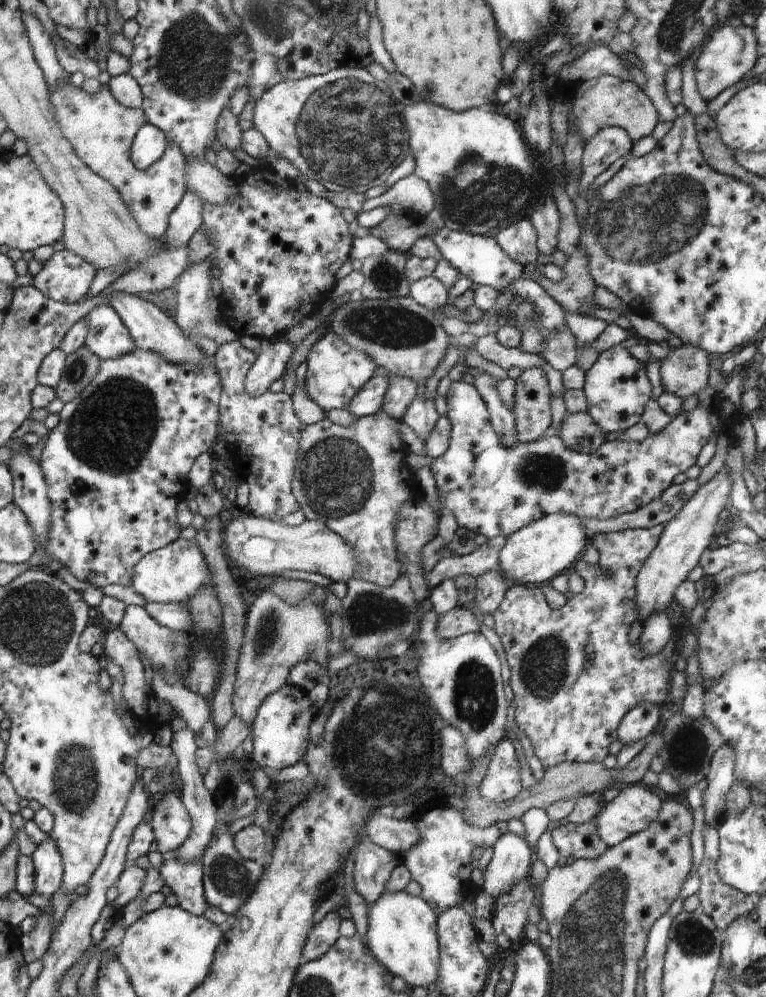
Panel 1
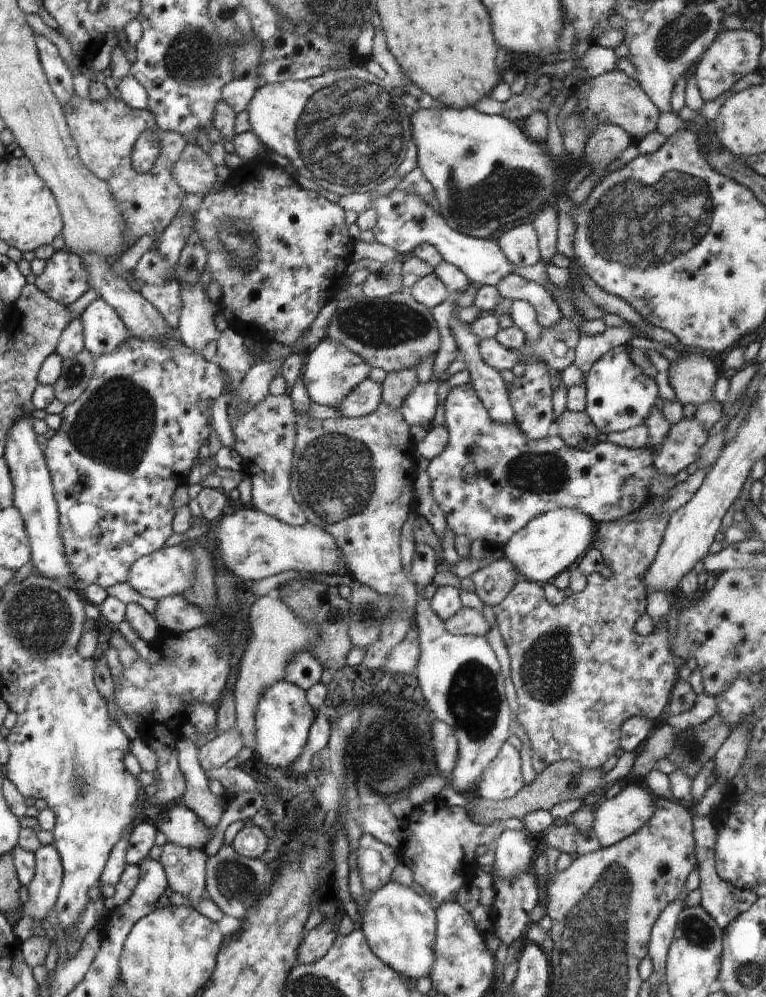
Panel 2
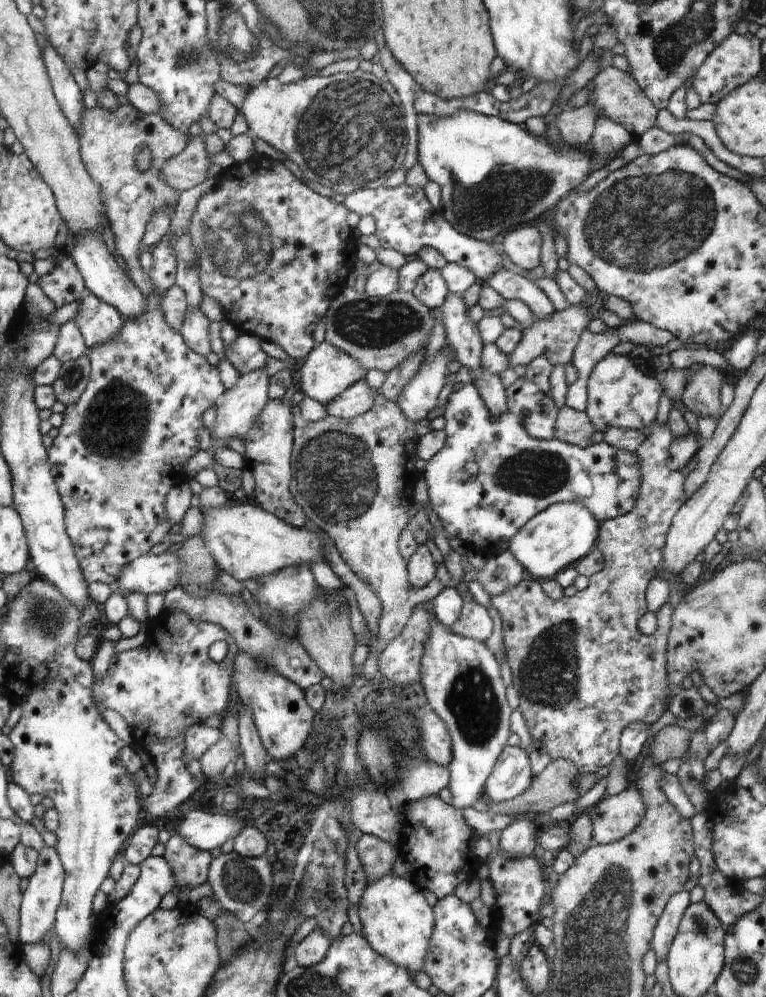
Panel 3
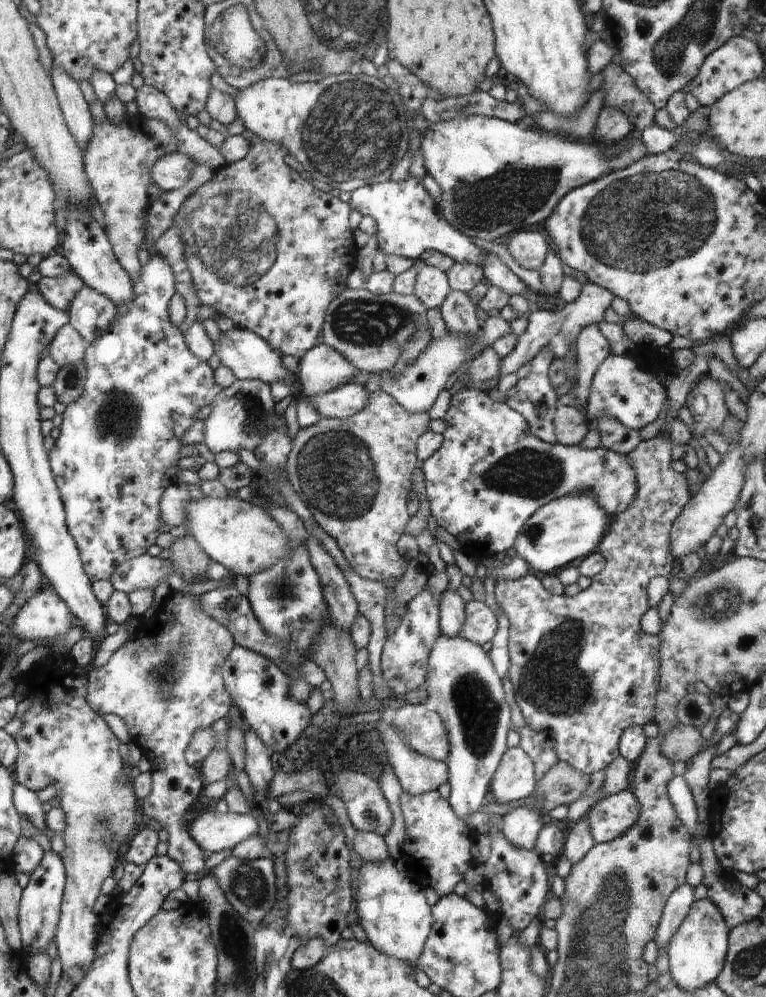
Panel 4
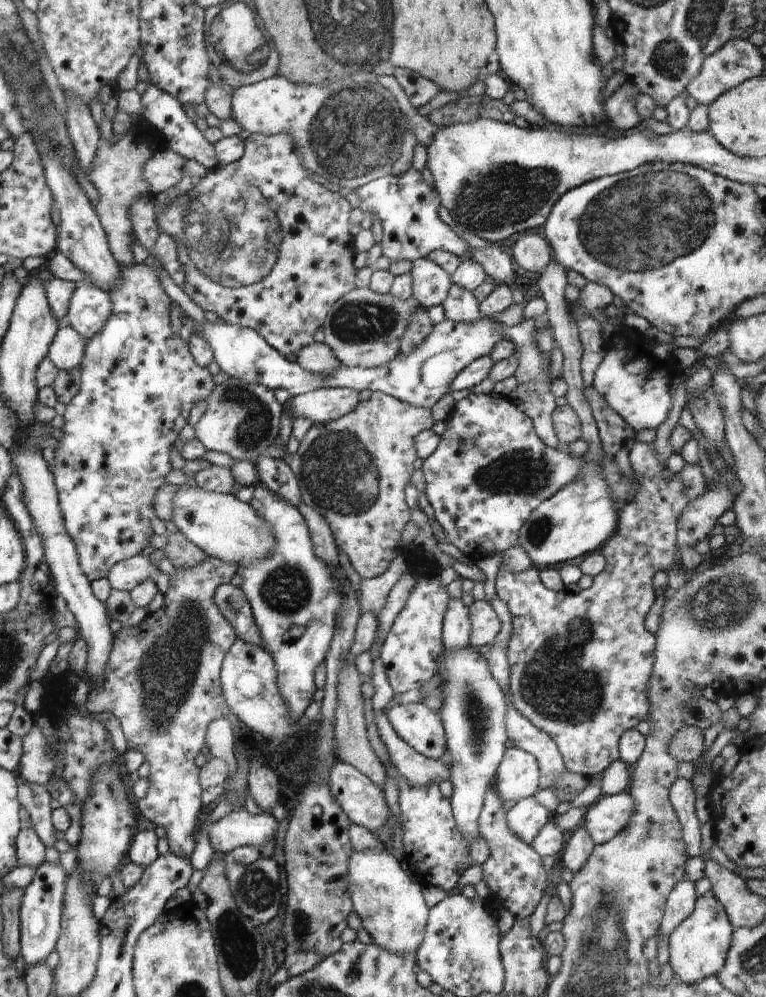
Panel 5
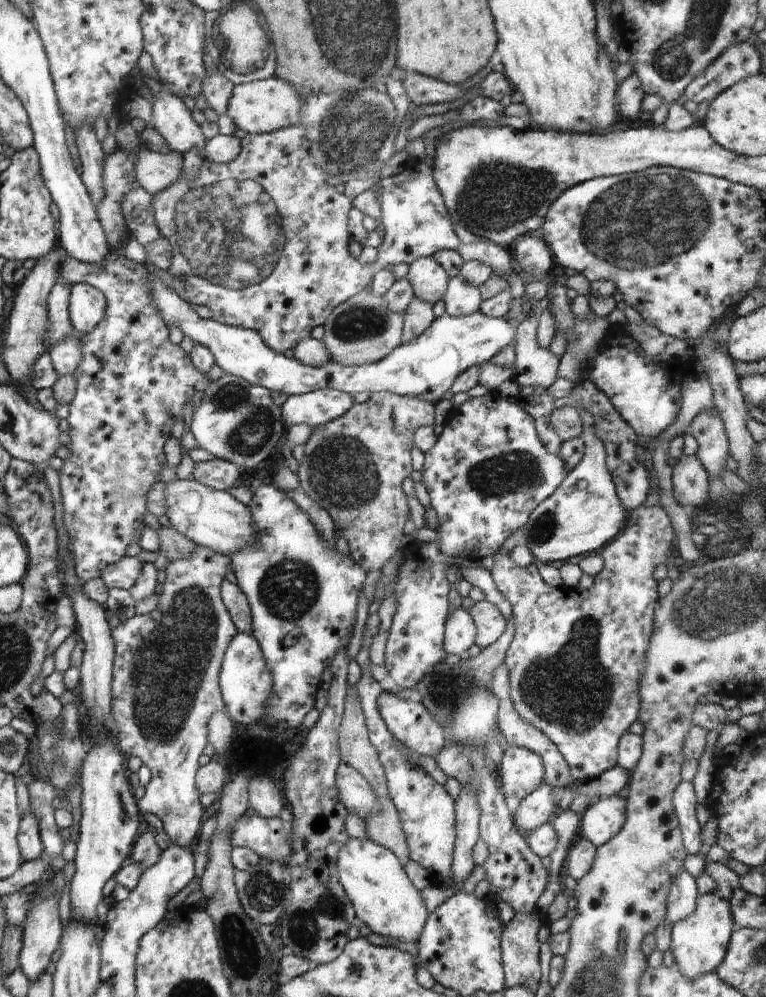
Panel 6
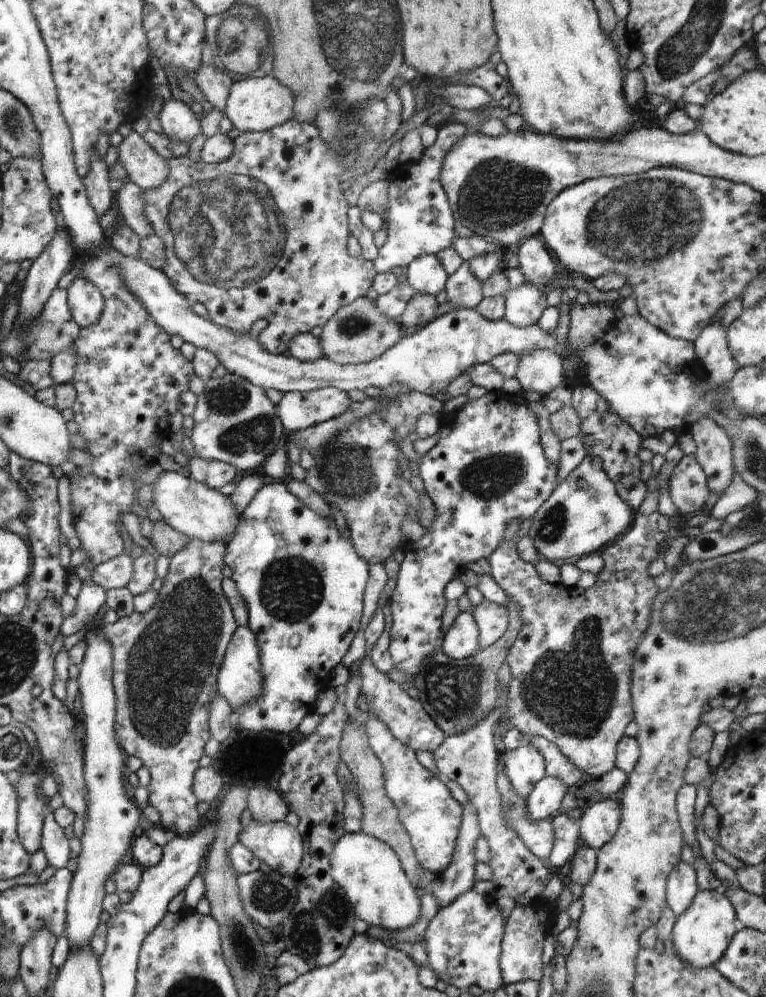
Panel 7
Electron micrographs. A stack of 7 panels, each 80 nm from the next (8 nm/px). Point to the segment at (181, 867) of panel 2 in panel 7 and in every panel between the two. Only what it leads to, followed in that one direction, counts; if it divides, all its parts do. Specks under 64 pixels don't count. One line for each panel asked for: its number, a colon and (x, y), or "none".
3: (191, 865)
4: (165, 682)
5: (163, 683)
6: (166, 685)
7: (167, 661)

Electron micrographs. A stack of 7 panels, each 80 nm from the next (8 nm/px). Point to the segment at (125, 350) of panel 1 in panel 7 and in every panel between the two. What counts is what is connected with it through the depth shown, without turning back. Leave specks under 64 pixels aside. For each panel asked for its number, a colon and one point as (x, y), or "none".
2: (103, 330)
3: (98, 321)
4: (91, 313)
5: (89, 309)
6: (87, 305)
7: (86, 303)

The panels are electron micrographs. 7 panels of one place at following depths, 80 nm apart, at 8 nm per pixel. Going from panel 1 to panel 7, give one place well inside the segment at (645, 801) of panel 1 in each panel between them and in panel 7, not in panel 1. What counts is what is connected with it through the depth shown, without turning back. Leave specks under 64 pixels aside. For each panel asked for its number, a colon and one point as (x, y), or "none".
2: (617, 817)
3: (614, 817)
4: (613, 815)
5: (606, 817)
6: (602, 820)
7: (599, 820)

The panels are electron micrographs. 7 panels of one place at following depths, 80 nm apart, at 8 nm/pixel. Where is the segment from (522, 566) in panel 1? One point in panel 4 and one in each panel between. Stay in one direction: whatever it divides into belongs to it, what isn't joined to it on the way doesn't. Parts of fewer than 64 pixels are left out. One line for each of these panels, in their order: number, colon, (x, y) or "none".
2: (547, 545)
3: (565, 532)
4: (571, 527)

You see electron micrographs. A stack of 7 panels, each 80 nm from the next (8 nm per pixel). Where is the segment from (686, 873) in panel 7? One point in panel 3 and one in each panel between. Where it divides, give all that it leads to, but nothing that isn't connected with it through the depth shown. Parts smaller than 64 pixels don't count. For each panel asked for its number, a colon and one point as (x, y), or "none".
3: (667, 926)
4: (678, 904)
5: (680, 902)
6: (681, 901)

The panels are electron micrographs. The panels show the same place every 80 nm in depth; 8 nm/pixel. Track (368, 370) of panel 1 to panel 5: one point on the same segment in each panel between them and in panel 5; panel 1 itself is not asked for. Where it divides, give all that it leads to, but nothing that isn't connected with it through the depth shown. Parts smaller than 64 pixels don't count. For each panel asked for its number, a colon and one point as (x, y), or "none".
2: (330, 371)
3: (324, 374)
4: (323, 369)
5: (318, 358)

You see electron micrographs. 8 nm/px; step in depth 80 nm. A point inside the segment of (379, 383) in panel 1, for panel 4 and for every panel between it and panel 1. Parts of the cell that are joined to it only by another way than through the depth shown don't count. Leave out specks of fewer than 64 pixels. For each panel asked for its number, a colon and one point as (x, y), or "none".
2: (363, 399)
3: (354, 401)
4: (340, 403)

